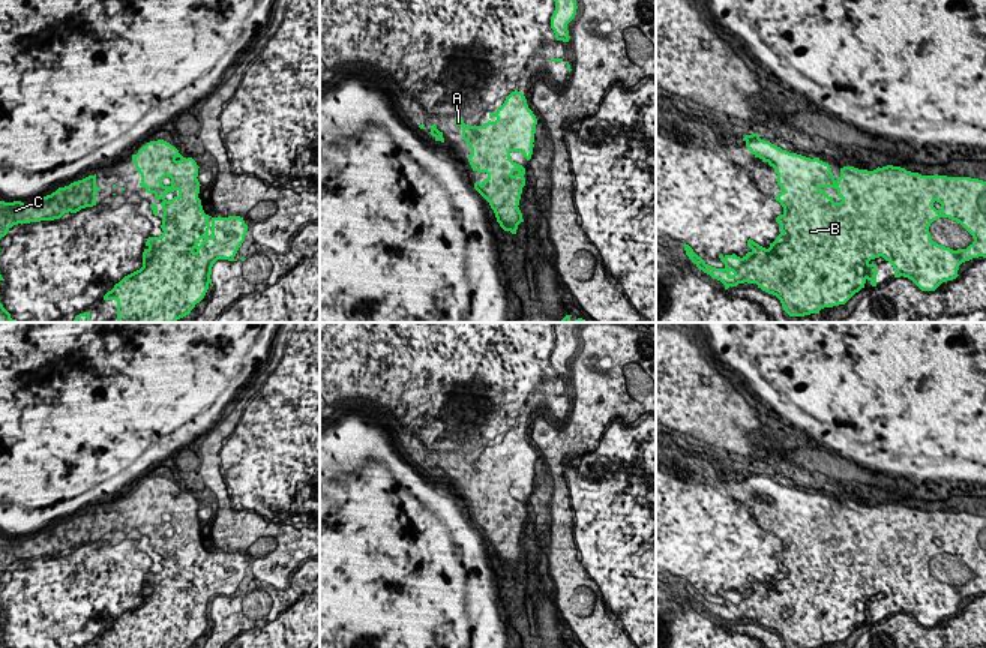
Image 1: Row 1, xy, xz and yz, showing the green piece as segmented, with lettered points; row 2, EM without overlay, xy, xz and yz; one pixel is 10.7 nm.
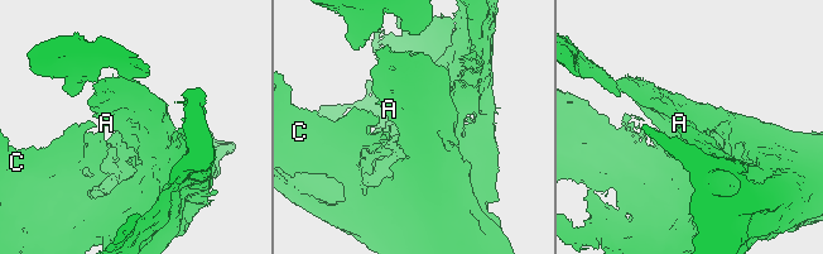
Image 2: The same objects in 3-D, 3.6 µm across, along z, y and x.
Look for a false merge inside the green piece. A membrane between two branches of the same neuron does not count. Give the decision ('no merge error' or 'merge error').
no merge error

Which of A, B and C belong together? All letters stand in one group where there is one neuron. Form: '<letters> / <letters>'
A B C

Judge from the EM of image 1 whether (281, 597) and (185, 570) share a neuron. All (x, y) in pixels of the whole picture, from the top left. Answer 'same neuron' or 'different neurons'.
different neurons

